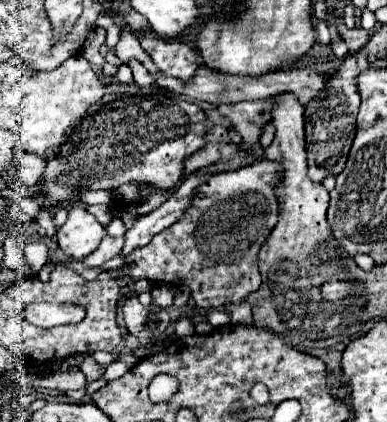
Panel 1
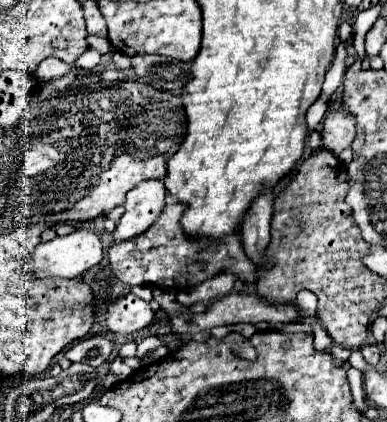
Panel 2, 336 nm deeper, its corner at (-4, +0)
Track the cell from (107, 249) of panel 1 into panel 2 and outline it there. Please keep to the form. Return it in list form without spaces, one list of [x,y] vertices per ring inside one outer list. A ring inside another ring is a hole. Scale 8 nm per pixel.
[[[144,180],[140,186],[134,186],[126,194],[124,216],[118,220],[116,230],[112,232],[114,240],[128,240],[136,234],[144,232],[148,226],[156,222],[164,208],[166,188],[162,180]]]

